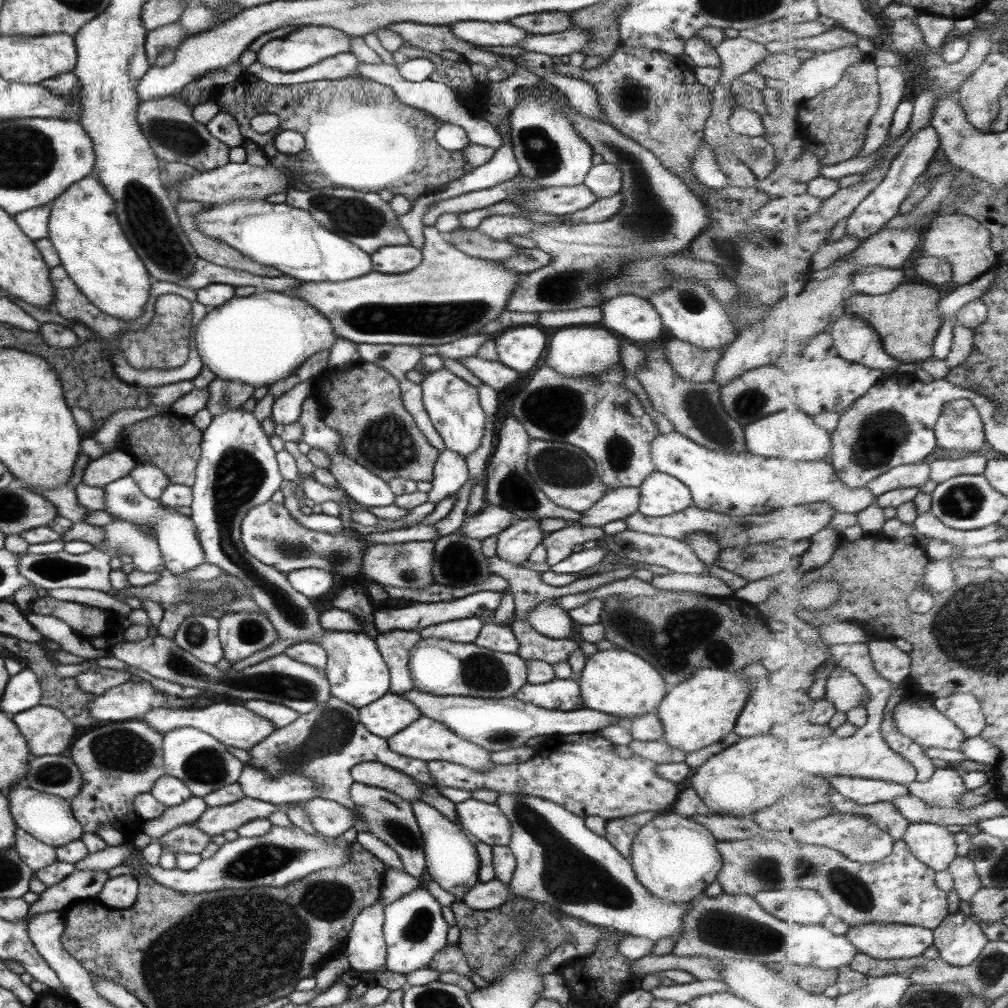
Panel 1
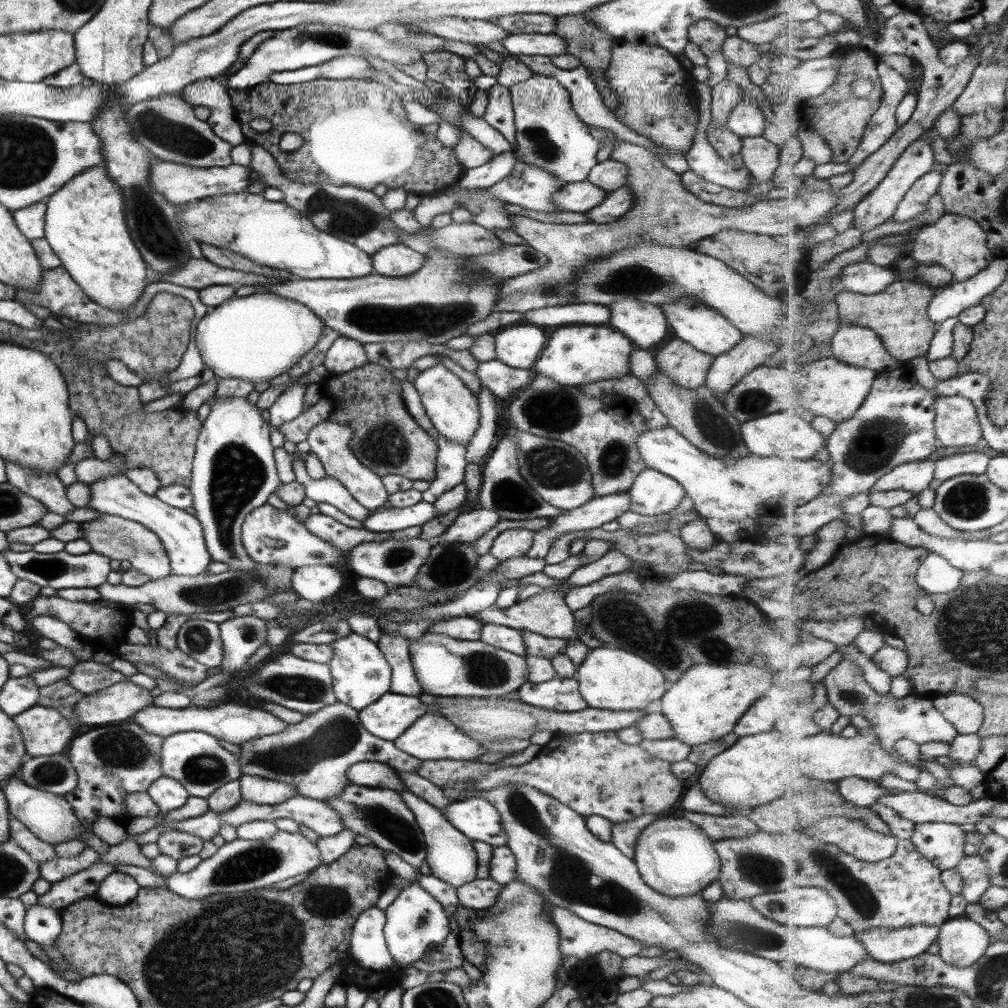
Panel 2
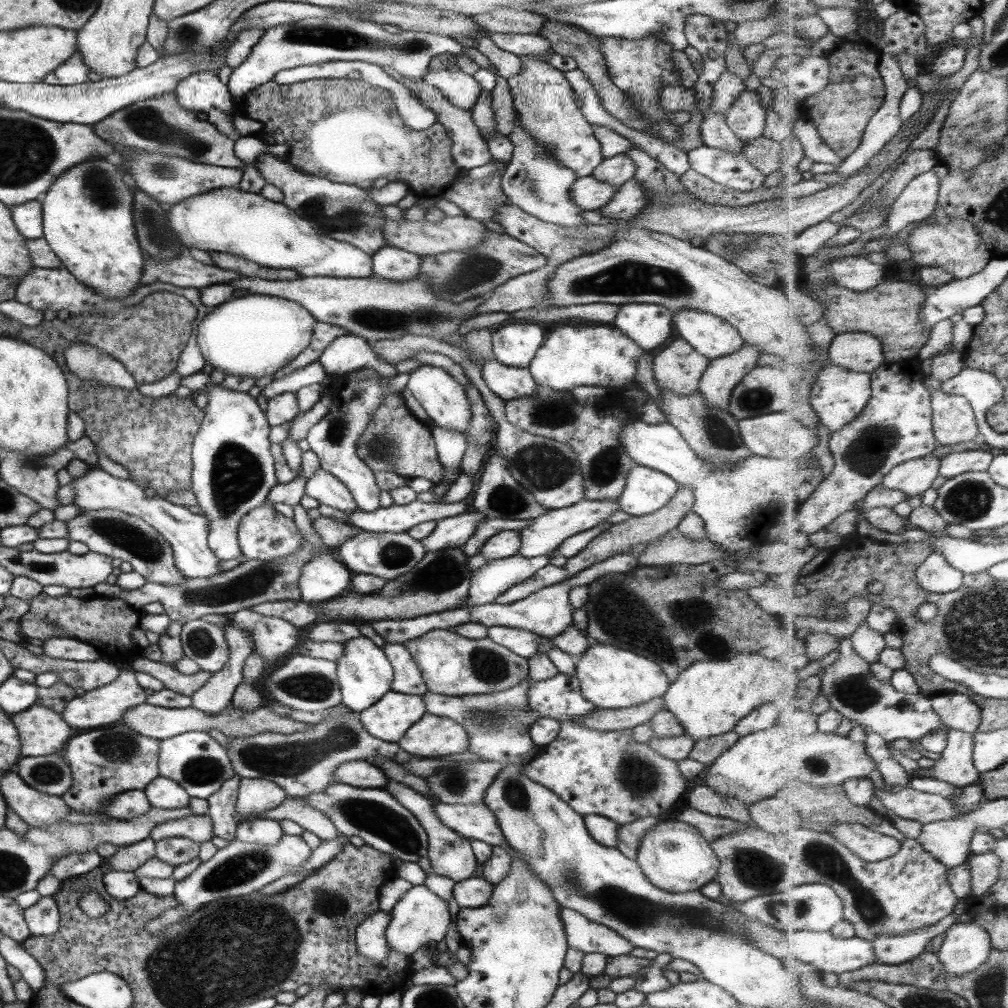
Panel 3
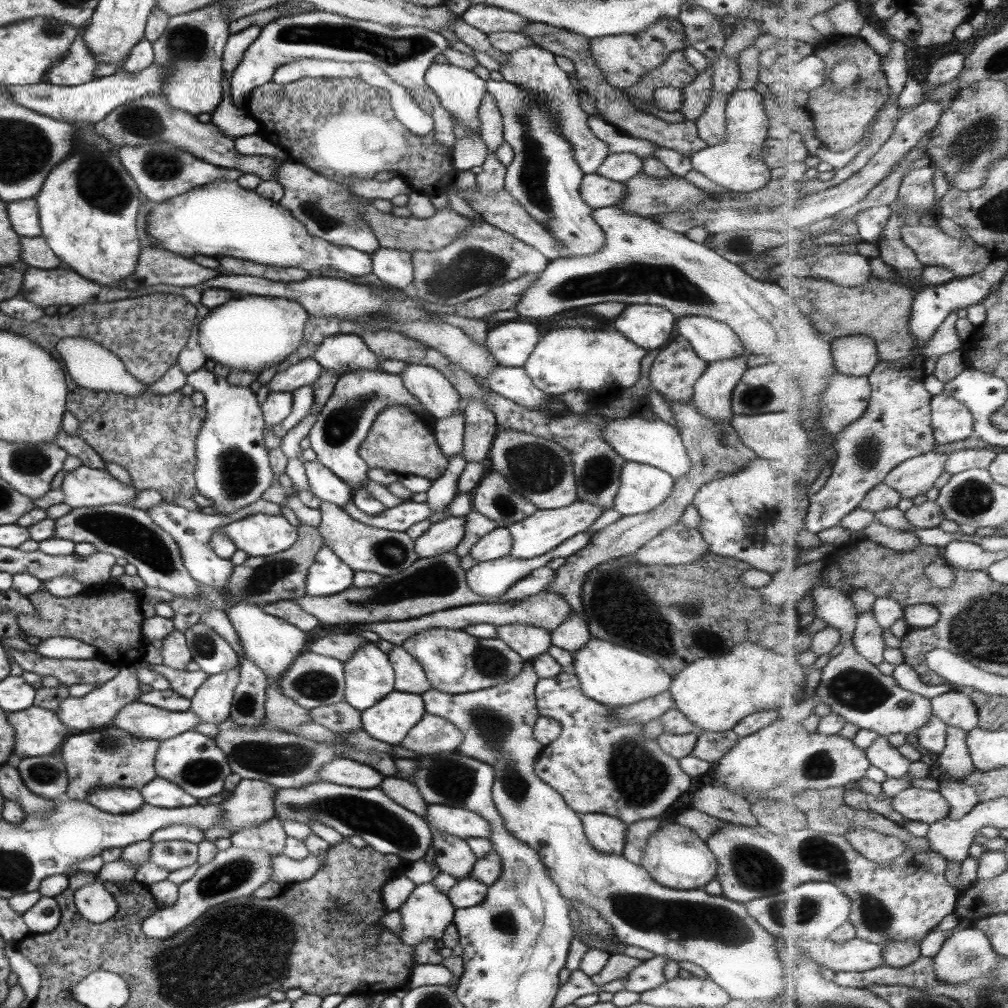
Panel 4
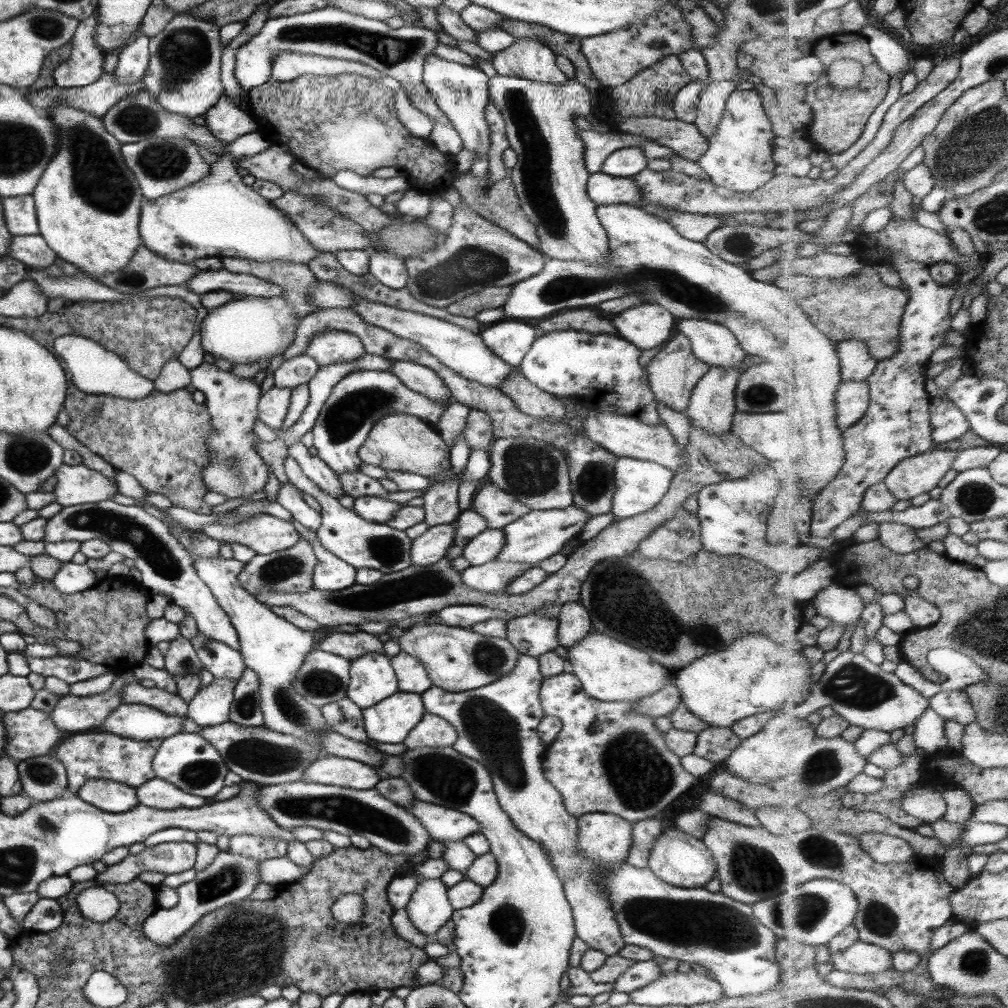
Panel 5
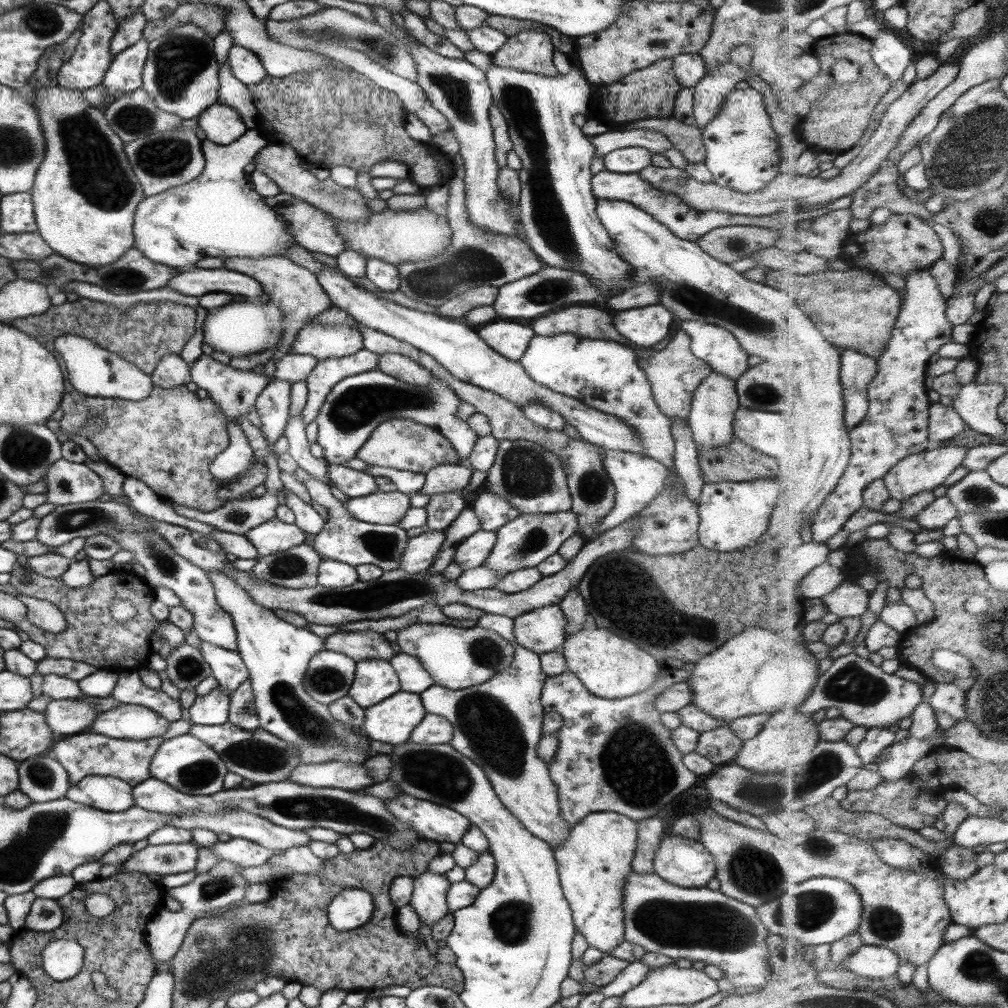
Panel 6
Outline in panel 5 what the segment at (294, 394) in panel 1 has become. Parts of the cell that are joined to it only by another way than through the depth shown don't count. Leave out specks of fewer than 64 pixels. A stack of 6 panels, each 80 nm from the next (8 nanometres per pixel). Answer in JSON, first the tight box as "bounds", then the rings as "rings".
{"bounds":[257,375,290,431],"rings":[[[273,375],[260,376],[257,407],[257,418],[274,431],[280,430],[280,424],[288,411],[290,403],[290,389],[277,388],[272,386],[274,383]]]}

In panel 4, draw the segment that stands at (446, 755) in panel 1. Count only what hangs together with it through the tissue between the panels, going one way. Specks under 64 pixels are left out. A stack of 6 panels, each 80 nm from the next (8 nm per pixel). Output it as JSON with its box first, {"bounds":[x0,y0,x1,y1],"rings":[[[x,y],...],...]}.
{"bounds":[400,714,461,754],"rings":[[[424,714],[424,716],[401,739],[400,745],[421,754],[454,752],[461,744],[461,732],[447,720]]]}

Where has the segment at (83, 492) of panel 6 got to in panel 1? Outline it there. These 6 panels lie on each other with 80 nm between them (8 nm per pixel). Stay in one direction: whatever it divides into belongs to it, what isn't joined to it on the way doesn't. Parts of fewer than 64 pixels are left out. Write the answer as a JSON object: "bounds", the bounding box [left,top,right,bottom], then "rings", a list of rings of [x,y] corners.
{"bounds":[104,475,203,575],"rings":[[[131,475],[124,476],[107,484],[104,490],[105,511],[118,516],[119,520],[133,524],[147,523],[156,532],[156,543],[162,558],[162,566],[172,575],[190,571],[203,563],[203,551],[199,546],[190,518],[175,512],[170,507],[163,506],[158,500],[147,498],[135,484]]]}

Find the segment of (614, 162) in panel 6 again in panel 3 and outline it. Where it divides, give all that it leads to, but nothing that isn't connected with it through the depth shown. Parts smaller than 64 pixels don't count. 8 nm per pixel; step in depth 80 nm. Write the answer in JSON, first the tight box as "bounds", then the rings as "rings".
{"bounds":[591,154,635,188],"rings":[[[616,154],[604,159],[591,172],[593,179],[615,188],[631,180],[635,166],[624,154]]]}

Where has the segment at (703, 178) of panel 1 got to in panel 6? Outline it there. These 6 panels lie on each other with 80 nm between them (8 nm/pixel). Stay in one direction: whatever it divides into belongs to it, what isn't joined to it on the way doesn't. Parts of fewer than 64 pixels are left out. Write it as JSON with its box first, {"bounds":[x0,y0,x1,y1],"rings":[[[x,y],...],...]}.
{"bounds":[700,88,781,194],"rings":[[[754,88],[733,89],[726,94],[717,116],[700,130],[705,147],[702,163],[717,186],[741,194],[753,194],[777,176],[781,161],[776,141],[779,136],[771,128],[762,96]]]}

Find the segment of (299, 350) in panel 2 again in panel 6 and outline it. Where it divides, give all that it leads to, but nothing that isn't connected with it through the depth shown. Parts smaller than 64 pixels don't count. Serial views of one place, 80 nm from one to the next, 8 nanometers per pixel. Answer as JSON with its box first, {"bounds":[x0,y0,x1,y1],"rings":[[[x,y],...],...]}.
{"bounds":[202,298,283,357],"rings":[[[247,298],[243,302],[232,300],[231,304],[207,310],[202,325],[202,342],[205,342],[211,350],[230,357],[245,356],[275,348],[279,344],[280,333],[283,332],[283,327],[280,325],[283,312],[279,312],[279,306],[271,300],[259,301],[257,298]]]}

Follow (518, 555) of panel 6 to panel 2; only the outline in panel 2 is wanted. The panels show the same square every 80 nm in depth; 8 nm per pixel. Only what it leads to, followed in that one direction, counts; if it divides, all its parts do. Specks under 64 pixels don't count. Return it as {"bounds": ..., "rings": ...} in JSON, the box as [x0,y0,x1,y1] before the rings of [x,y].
{"bounds":[524,493,629,559],"rings":[[[611,493],[593,497],[583,506],[573,510],[560,511],[557,516],[548,518],[550,524],[536,530],[531,546],[524,554],[527,558],[543,559],[553,542],[561,533],[599,528],[605,522],[619,518],[623,512],[629,511],[629,493]]]}

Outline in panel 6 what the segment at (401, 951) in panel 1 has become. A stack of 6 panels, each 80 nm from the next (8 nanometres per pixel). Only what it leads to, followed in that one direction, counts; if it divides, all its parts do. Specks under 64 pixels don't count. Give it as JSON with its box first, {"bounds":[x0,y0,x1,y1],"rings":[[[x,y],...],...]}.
{"bounds":[408,870,450,927],"rings":[[[426,870],[413,877],[412,893],[408,905],[418,916],[420,924],[431,927],[449,913],[446,892],[450,882],[444,875],[433,874]]]}

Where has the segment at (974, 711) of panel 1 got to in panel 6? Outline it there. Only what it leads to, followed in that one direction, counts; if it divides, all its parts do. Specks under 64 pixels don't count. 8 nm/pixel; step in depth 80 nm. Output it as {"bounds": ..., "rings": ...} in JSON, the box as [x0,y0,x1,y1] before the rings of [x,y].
{"bounds":[931,683,967,721],"rings":[[[937,683],[937,692],[931,698],[931,705],[935,710],[949,713],[957,721],[967,719],[967,692],[951,683]]]}

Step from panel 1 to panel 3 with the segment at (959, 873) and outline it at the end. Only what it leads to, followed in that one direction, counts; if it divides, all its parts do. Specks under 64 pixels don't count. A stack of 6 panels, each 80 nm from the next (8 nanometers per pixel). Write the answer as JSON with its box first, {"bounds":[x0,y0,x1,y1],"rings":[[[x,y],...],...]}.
{"bounds":[966,851,1001,896],"rings":[[[993,851],[978,854],[966,860],[971,878],[969,895],[981,896],[985,894],[1001,876],[1000,858]]]}

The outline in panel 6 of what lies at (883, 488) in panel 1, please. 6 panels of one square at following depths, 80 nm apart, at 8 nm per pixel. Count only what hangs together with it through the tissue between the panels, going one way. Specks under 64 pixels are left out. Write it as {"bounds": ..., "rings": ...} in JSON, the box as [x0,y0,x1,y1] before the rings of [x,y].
{"bounds":[882,446,969,501],"rings":[[[939,446],[931,451],[924,451],[911,455],[903,461],[897,463],[882,479],[886,481],[890,495],[897,500],[904,501],[915,496],[919,492],[933,491],[937,486],[945,484],[951,473],[963,465],[965,458],[969,454],[969,448],[963,446]]]}

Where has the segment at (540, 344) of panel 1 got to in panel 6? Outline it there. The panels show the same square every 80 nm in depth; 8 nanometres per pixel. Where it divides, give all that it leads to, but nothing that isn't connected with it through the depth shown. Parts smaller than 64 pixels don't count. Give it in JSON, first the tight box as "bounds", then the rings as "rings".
{"bounds":[476,319,534,360],"rings":[[[499,319],[487,324],[476,331],[483,342],[507,360],[518,360],[523,356],[530,344],[534,332],[532,328]]]}

